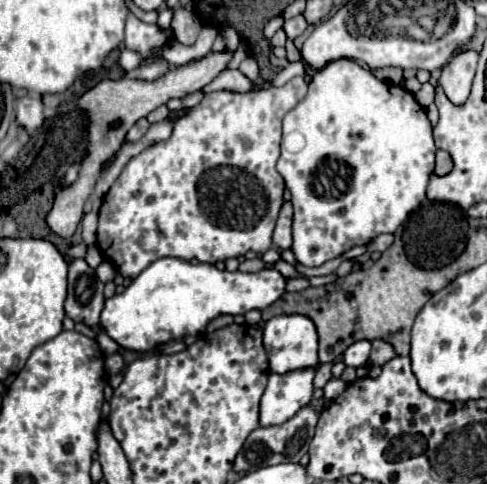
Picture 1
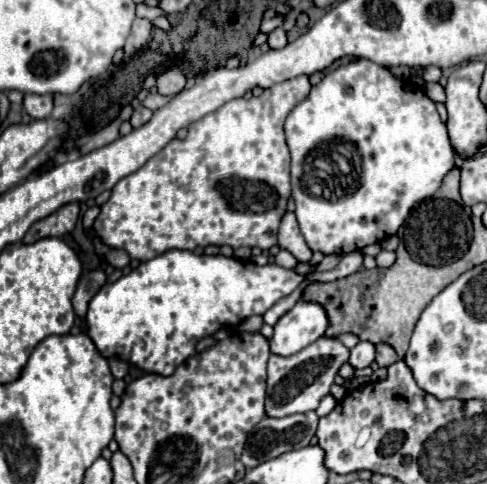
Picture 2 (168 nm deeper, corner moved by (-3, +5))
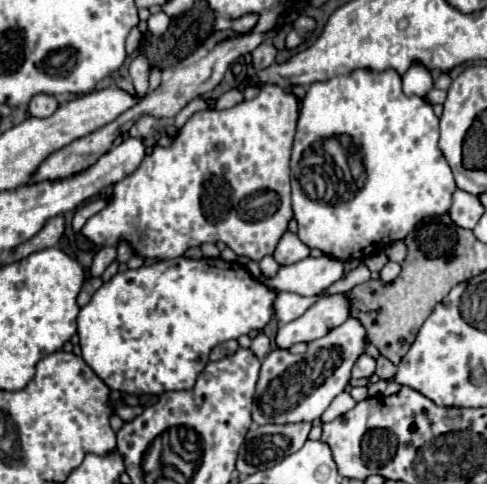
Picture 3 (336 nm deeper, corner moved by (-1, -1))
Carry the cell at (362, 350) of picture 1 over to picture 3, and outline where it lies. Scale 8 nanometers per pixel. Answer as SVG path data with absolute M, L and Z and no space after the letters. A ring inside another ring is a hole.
M362 354L362 358L358 358L358 362L352 368L352 378L370 378L376 370L376 360L370 358L368 354Z

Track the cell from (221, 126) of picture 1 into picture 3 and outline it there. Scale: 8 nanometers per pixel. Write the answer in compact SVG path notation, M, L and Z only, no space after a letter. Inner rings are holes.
M264 84L260 94L254 100L244 100L232 108L226 110L216 110L214 104L210 102L206 110L200 110L196 114L192 114L192 118L180 128L180 132L176 134L174 142L166 148L156 146L154 152L150 156L146 156L140 166L128 174L126 178L122 178L116 186L114 186L114 194L112 200L108 202L108 206L104 210L100 210L98 214L94 214L86 226L82 228L82 234L98 244L98 246L118 246L120 240L126 240L136 254L144 256L144 258L178 258L182 256L188 248L192 246L200 246L204 242L224 242L226 246L230 246L234 250L236 256L246 256L250 260L260 260L266 254L274 254L278 240L284 236L284 232L288 230L288 222L294 218L292 214L292 206L290 206L290 152L292 152L292 140L294 140L294 132L296 132L296 120L298 120L298 104L292 92L286 92L278 86L272 84Z

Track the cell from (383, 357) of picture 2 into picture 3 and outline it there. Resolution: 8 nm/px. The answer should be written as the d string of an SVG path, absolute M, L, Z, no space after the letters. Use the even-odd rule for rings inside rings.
M380 356L380 358L378 358L376 376L378 376L378 378L382 378L382 380L388 380L388 382L392 382L392 380L394 380L394 374L396 374L396 366L394 366L394 364L392 364L388 358Z

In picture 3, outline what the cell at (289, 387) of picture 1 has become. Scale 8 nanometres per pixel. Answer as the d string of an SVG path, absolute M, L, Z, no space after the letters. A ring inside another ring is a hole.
M348 318L342 326L330 330L324 338L312 340L304 354L290 354L288 350L280 348L272 350L260 366L252 404L252 420L256 424L314 422L322 416L330 402L344 392L350 382L350 370L364 354L366 344L366 330L360 320Z

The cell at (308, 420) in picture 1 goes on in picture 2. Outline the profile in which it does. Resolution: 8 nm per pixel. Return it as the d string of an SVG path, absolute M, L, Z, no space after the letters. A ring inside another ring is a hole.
M316 412L292 414L286 418L262 418L250 432L246 448L242 452L242 464L254 468L284 452L298 450L310 444L318 428Z

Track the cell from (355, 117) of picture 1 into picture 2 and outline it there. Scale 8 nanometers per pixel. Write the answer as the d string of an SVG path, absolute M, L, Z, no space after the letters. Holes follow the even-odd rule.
M358 60L358 62L348 62L342 64L330 72L324 74L324 78L312 86L310 94L288 114L286 124L284 124L284 132L286 132L286 144L290 148L292 154L292 198L296 202L296 218L300 224L300 232L306 238L306 244L312 252L322 252L322 254L350 254L356 250L362 250L368 244L376 244L382 242L384 238L392 236L398 232L398 228L404 224L404 220L410 214L410 208L426 198L430 198L442 184L442 178L446 176L446 172L454 166L454 152L450 146L450 138L448 138L448 130L442 124L436 104L424 94L422 88L418 88L412 82L406 80L398 80L394 78L388 68L378 66L370 60Z

